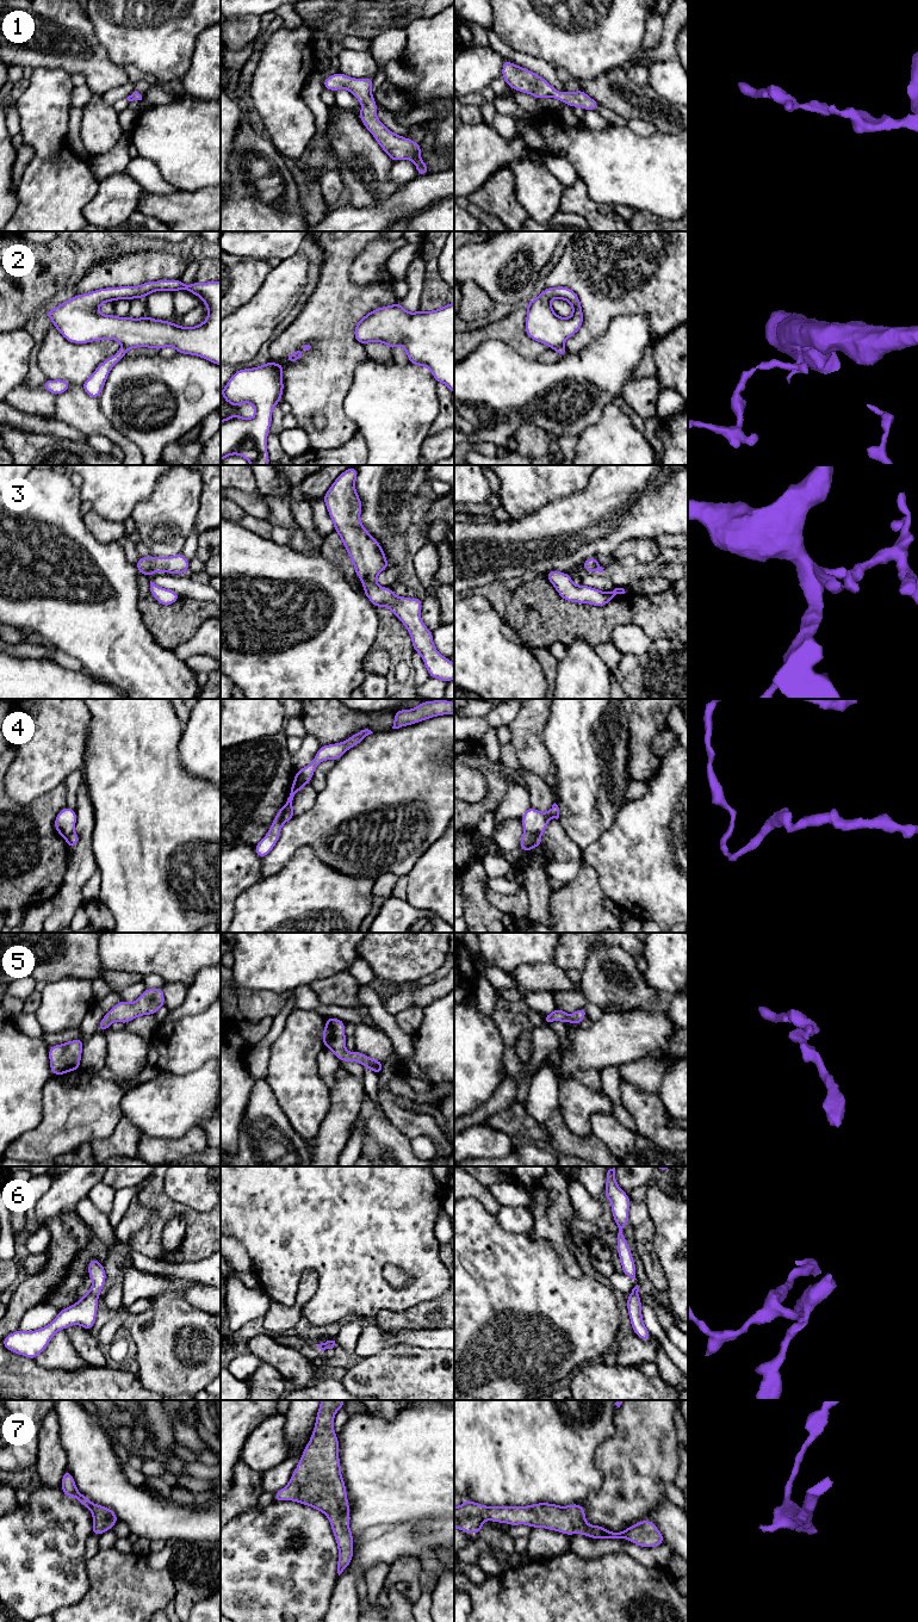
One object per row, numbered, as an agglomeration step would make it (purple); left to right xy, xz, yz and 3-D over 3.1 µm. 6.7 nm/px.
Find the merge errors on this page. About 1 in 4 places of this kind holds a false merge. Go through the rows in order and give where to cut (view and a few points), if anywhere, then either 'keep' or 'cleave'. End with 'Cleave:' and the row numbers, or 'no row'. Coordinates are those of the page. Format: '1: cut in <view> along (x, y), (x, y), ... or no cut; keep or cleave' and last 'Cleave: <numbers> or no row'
1: no cut; keep
2: no cut; keep
3: no cut; keep
4: cut in yz along (525, 830), (540, 836); cleave
5: no cut; keep
6: no cut; keep
7: no cut; keep
Cleave: 4

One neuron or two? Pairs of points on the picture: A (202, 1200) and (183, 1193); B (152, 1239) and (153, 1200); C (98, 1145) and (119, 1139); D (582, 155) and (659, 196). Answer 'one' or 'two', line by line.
A: one
B: one
C: one
D: one

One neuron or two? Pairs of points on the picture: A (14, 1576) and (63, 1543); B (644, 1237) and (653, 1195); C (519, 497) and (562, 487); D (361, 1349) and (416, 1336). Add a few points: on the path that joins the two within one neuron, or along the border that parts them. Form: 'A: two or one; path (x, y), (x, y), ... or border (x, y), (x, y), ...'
A: one; path (29, 1576), (51, 1555), (57, 1555)
B: two; border (649, 1218), (653, 1225), (653, 1245)
C: one; path (529, 487), (551, 487)
D: one; path (374, 1338), (403, 1337)

